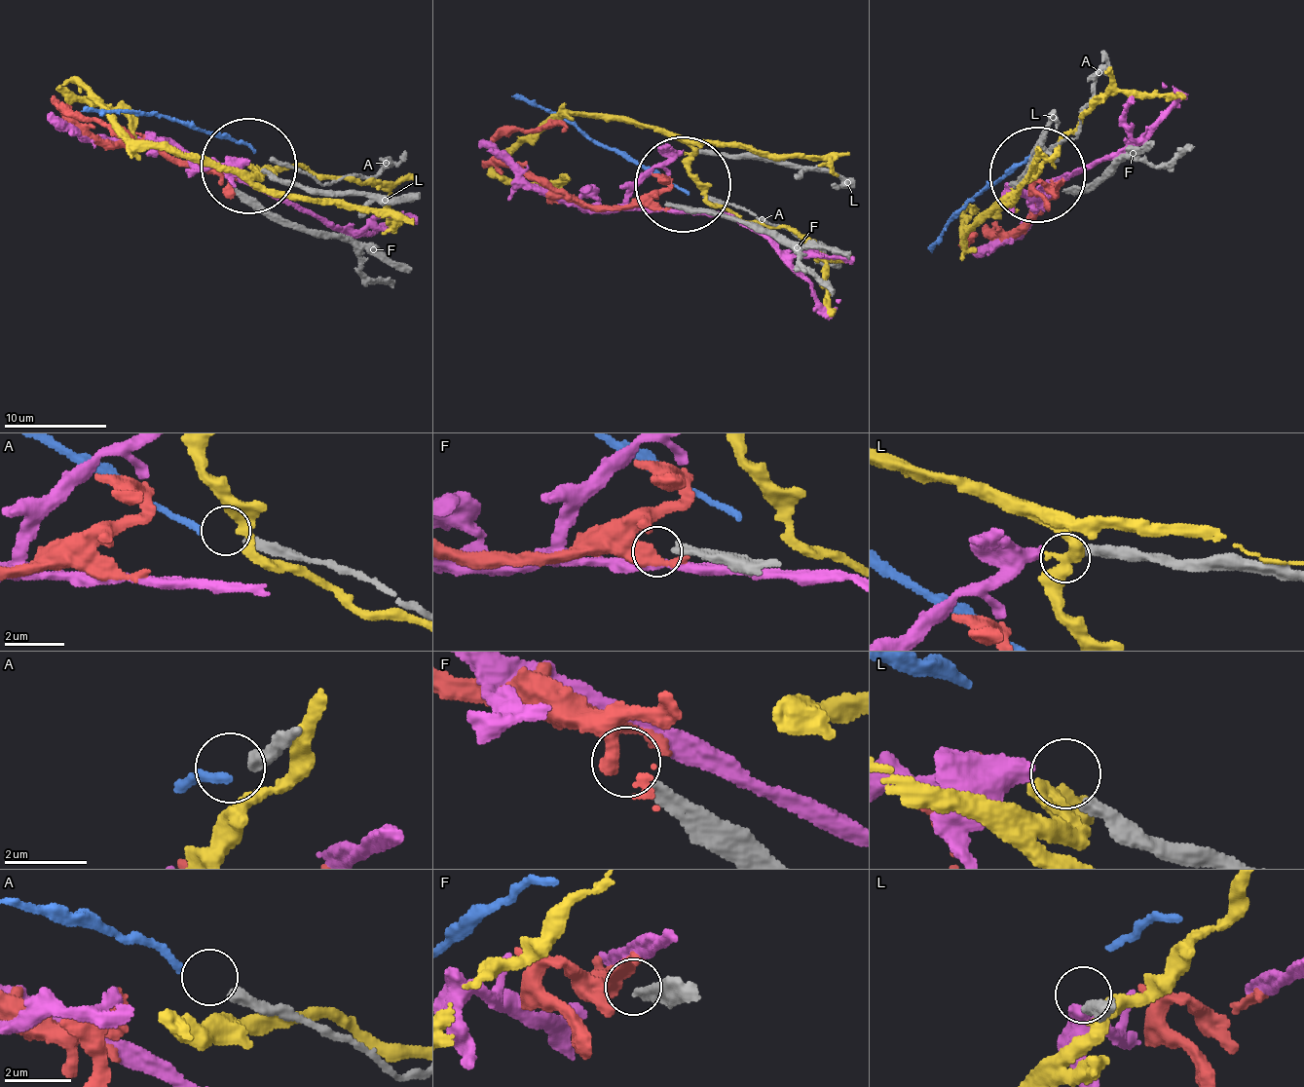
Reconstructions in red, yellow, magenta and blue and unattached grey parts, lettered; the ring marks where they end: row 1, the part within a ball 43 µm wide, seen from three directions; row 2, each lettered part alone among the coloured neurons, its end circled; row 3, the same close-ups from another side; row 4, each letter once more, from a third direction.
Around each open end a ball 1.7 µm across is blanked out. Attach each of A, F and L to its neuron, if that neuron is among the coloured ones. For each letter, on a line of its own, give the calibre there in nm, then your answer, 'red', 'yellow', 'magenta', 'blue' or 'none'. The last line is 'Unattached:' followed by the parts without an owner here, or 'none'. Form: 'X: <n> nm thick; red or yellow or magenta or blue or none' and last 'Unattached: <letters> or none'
A: 320 nm thick; blue
F: 300 nm thick; none
L: 320 nm thick; magenta
Unattached: F

